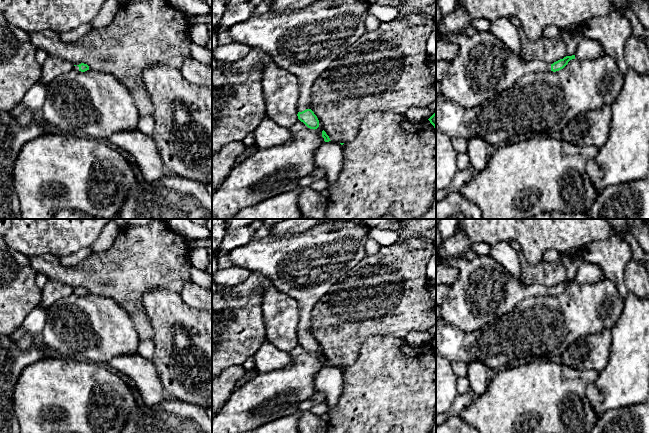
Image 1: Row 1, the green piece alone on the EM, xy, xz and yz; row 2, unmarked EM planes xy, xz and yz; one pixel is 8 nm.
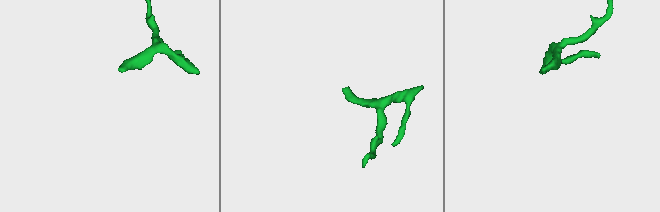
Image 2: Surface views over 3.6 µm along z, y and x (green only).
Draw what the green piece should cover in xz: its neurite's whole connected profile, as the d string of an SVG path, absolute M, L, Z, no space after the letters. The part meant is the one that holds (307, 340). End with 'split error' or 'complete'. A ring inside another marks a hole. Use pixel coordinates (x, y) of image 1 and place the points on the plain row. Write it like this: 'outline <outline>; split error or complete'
outline M363 222L320 223L296 234L267 235L258 240L253 239L246 245L231 250L228 257L232 266L263 274L272 281L277 290L297 301L300 310L297 324L298 343L315 354L319 351L319 344L309 332L311 311L327 291L367 255L365 243L369 228Z; split error

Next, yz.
outline M492 254L477 255L473 260L453 258L438 259L436 262L458 269L457 279L448 286L448 296L440 304L441 318L445 323L464 332L479 330L485 324L511 311L529 296L556 296L563 293L570 284L575 283L575 279L566 280L551 289L540 284L526 286L498 263Z; split error

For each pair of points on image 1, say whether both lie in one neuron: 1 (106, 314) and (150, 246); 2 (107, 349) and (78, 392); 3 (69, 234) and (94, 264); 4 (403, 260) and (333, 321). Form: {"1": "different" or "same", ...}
{"1": "different", "2": "different", "3": "different", "4": "same"}

